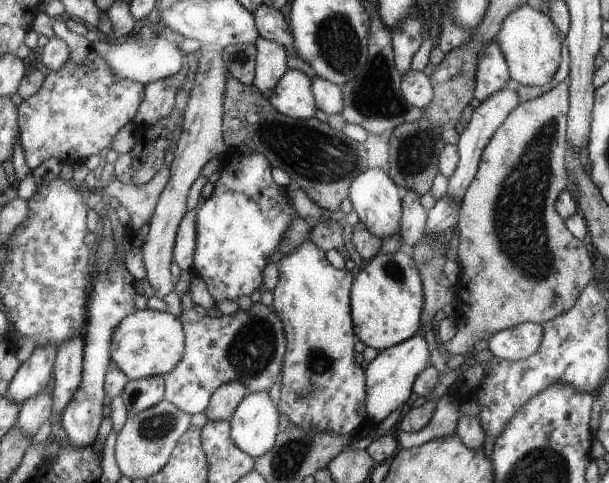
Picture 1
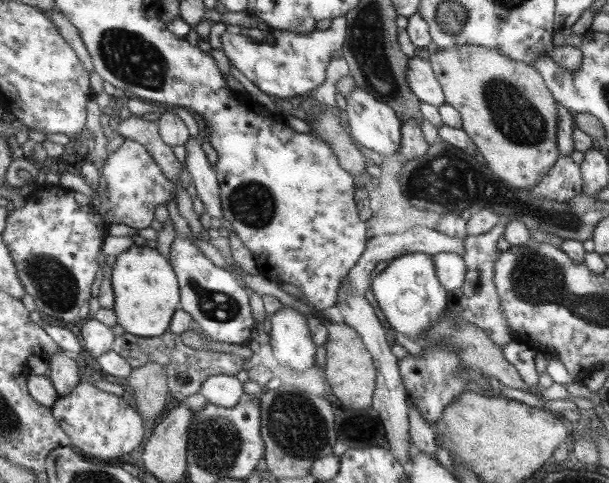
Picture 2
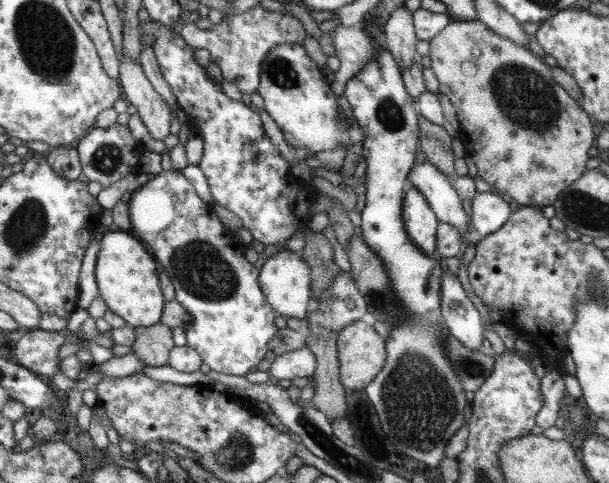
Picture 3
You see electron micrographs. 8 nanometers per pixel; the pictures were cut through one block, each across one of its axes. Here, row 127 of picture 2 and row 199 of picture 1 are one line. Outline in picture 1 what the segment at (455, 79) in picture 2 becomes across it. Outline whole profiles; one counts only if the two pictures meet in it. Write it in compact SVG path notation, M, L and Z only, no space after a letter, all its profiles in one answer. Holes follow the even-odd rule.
M567 76L559 82L551 90L541 93L541 95L533 100L523 101L521 100L509 114L507 118L501 122L501 126L493 132L493 136L489 138L487 146L483 148L481 156L477 165L476 174L473 180L469 183L469 186L465 189L464 195L459 203L459 218L457 218L457 232L459 232L459 246L457 246L456 263L458 264L459 274L454 282L455 295L455 334L447 341L440 345L440 349L445 356L453 354L462 354L464 356L473 353L473 344L478 340L489 340L489 336L501 332L506 328L511 328L519 323L532 322L543 324L543 322L551 320L563 314L566 310L569 310L581 290L589 284L591 280L591 260L589 260L589 254L585 250L585 246L581 244L581 240L572 234L565 226L565 219L561 218L557 212L555 212L554 202L559 192L565 190L567 182L565 182L567 168L564 166L565 149L567 143L565 142L565 134L567 133L567 120L568 120L568 108L569 108L569 78Z

